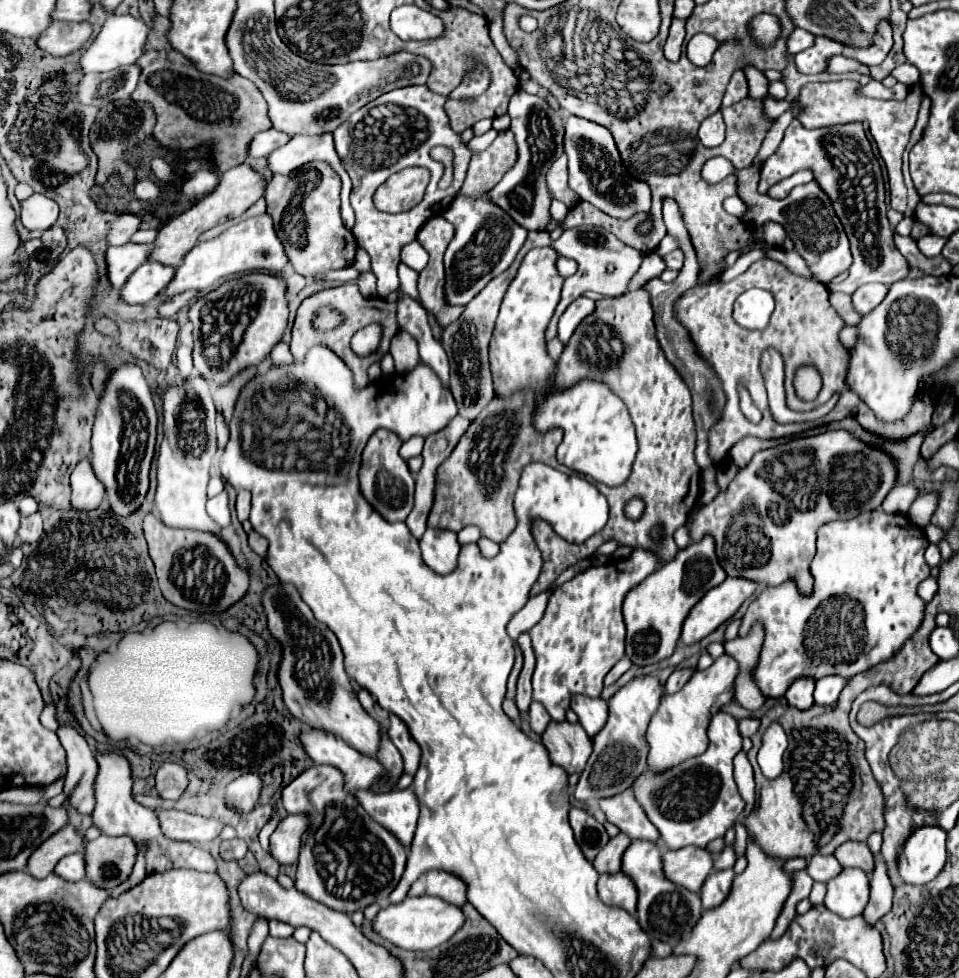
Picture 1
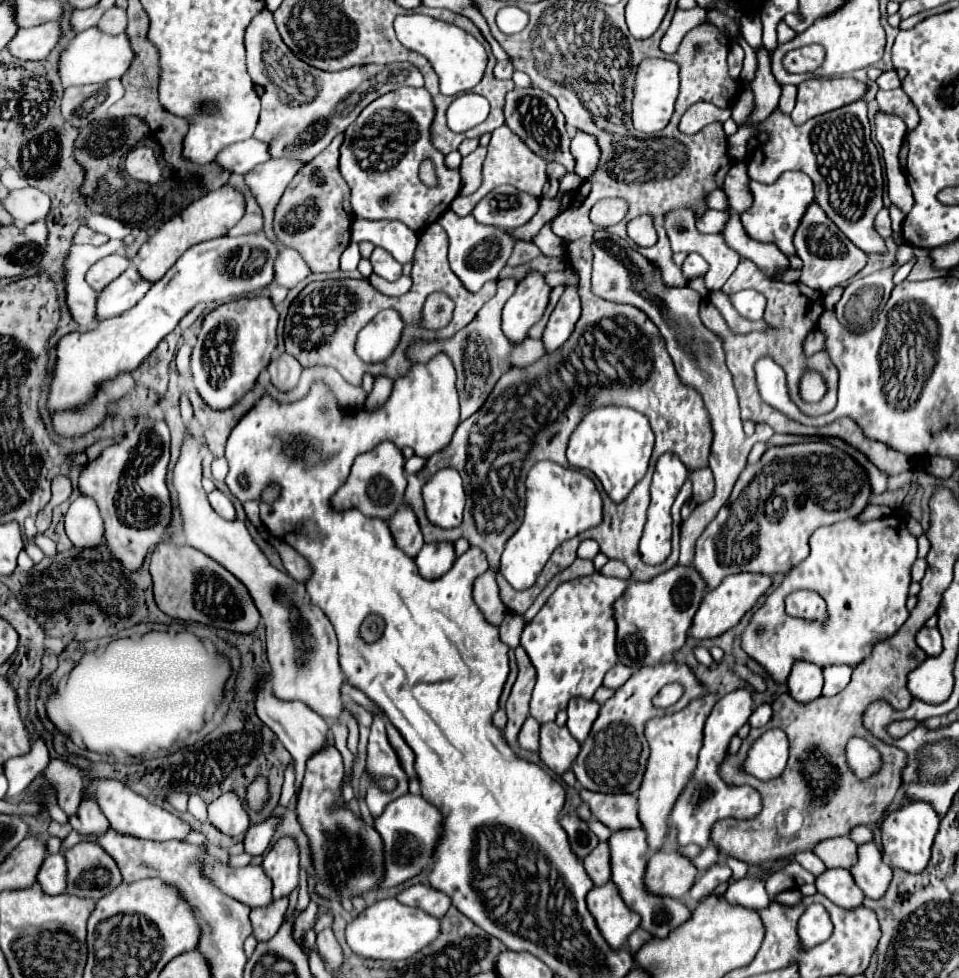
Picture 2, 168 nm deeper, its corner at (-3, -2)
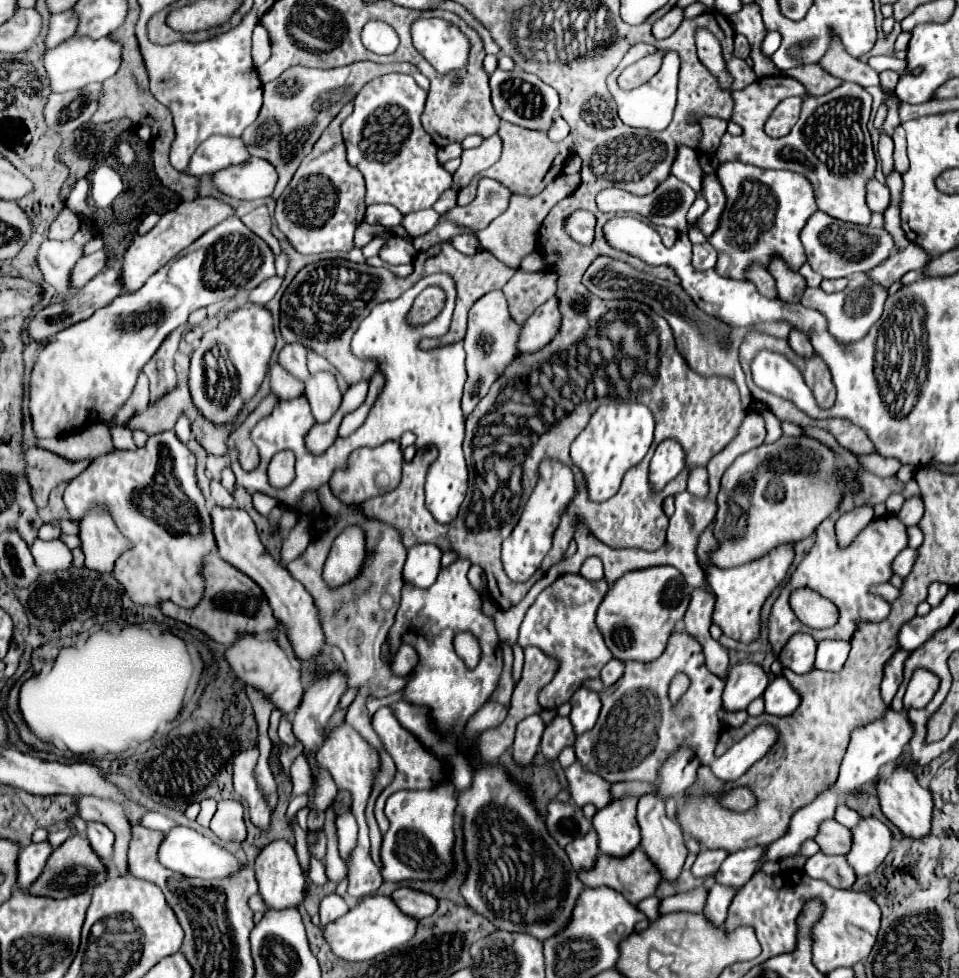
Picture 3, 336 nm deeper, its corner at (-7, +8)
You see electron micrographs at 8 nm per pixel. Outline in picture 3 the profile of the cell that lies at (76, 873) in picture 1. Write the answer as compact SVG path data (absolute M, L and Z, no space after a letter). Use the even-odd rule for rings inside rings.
M30 843L22 849L18 861L18 885L28 889L44 871L48 857L52 855L54 847L48 843Z

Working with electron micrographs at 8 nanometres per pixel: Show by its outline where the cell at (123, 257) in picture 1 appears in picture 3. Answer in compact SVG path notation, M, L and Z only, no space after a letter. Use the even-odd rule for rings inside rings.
M104 249L86 255L84 261L80 261L76 265L76 269L72 271L72 287L76 287L76 289L84 287L90 279L94 279L106 267L108 267L108 255Z

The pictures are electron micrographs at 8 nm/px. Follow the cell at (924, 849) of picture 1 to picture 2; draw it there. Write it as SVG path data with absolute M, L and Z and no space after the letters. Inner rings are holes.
M910 801L904 807L900 807L892 813L886 813L884 819L880 821L880 829L882 829L884 853L890 855L892 867L904 869L908 873L924 871L930 861L930 849L932 849L934 837L938 833L938 823L940 823L938 813L926 801Z

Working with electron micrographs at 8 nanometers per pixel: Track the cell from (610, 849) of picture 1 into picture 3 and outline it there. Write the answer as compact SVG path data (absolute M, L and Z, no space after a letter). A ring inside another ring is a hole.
M592 829L588 835L580 837L580 841L572 841L572 845L566 847L566 853L572 861L572 865L580 871L590 871L594 865L596 865L596 859L598 859L598 837L596 837L596 831Z

